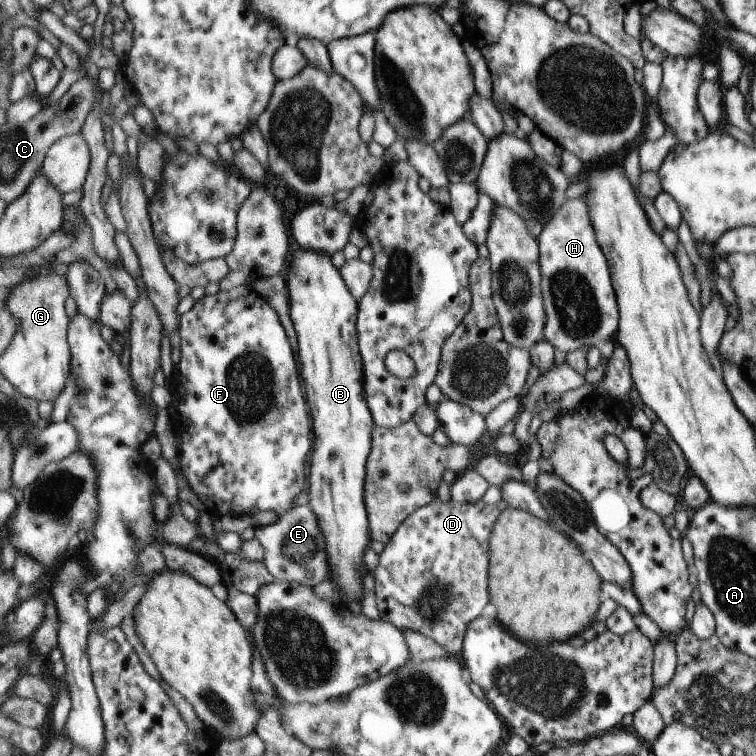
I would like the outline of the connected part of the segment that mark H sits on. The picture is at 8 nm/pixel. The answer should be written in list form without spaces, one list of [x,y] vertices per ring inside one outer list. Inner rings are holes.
[[[584,197],[568,199],[551,222],[544,225],[542,233],[537,237],[540,254],[542,255],[542,291],[547,311],[546,338],[559,351],[566,354],[577,350],[586,351],[589,347],[597,349],[609,338],[615,337],[619,330],[620,318],[618,296],[615,296],[610,262],[606,253],[599,246],[594,219],[591,218],[591,209]]]

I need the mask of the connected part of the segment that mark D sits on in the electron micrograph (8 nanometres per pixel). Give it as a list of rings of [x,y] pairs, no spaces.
[[[436,498],[431,504],[427,504],[427,506],[419,508],[419,510],[409,515],[407,520],[399,527],[399,530],[392,536],[391,540],[384,546],[382,552],[379,554],[379,566],[373,572],[375,580],[374,592],[376,594],[379,618],[391,622],[391,624],[394,624],[399,629],[413,628],[413,630],[419,630],[423,636],[427,636],[427,638],[431,638],[431,640],[440,644],[449,654],[461,656],[467,629],[474,620],[482,616],[483,608],[489,604],[489,538],[494,533],[495,522],[498,521],[501,513],[502,511],[496,505],[485,504],[483,500],[459,504],[459,502],[451,500],[441,502]]]

